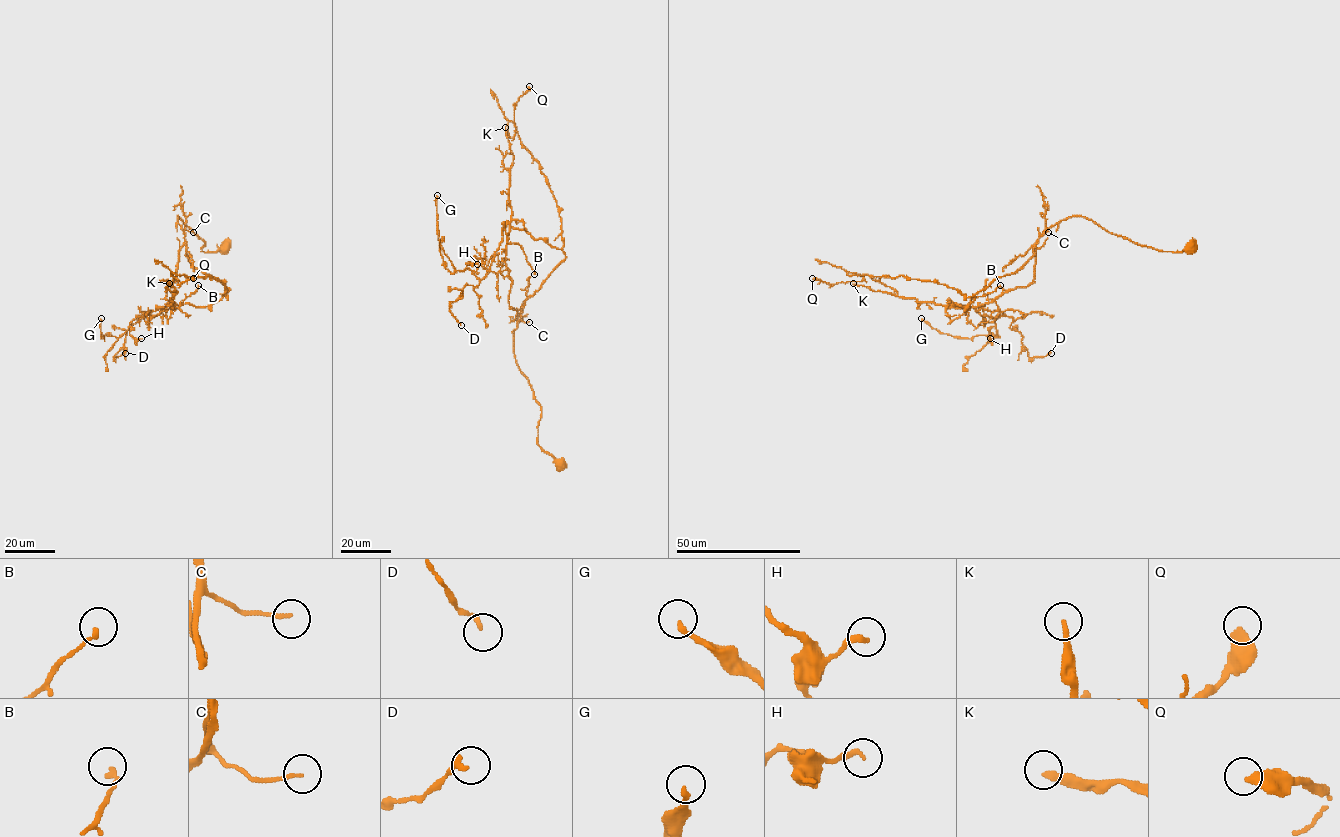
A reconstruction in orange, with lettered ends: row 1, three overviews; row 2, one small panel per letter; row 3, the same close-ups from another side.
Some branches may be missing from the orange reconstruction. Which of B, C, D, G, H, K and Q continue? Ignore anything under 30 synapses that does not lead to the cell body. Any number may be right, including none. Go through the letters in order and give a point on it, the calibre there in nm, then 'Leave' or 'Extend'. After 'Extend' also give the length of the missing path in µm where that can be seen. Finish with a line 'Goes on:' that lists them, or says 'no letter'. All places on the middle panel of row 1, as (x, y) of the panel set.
B: Place: (534, 274). Thickness 190 nm. Leave
C: Place: (529, 322). Thickness 140 nm. Leave
D: Place: (461, 325). Thickness 200 nm. Leave
G: Place: (437, 195). Thickness 180 nm. Leave
H: Place: (477, 264). Thickness 220 nm. Leave
K: Place: (505, 127). Thickness 240 nm. Extend. Missing length about 30 µm
Q: Place: (529, 86). Thickness 480 nm. Leave
Goes on: K

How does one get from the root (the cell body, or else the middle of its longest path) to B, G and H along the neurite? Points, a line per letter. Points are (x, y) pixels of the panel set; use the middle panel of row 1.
B: (563, 465), (537, 443), (541, 407), (514, 355), (520, 311), (508, 300), (507, 244), (522, 247), (534, 274)
G: (563, 465), (537, 443), (541, 407), (513, 332), (565, 254), (507, 224), (483, 278), (451, 273), (437, 195)
H: (563, 465), (537, 443), (541, 407), (513, 332), (565, 254), (507, 224), (481, 279), (466, 269), (477, 264)

